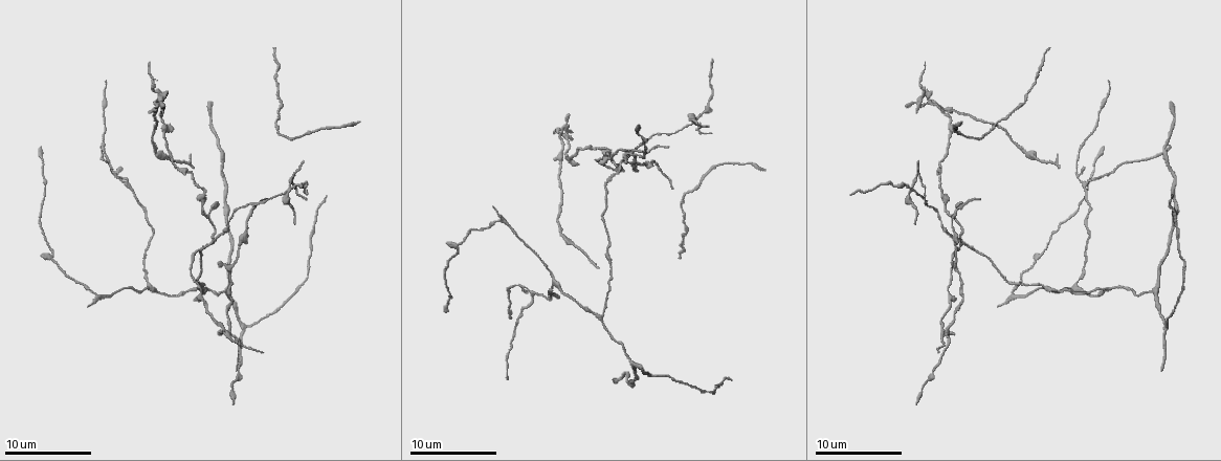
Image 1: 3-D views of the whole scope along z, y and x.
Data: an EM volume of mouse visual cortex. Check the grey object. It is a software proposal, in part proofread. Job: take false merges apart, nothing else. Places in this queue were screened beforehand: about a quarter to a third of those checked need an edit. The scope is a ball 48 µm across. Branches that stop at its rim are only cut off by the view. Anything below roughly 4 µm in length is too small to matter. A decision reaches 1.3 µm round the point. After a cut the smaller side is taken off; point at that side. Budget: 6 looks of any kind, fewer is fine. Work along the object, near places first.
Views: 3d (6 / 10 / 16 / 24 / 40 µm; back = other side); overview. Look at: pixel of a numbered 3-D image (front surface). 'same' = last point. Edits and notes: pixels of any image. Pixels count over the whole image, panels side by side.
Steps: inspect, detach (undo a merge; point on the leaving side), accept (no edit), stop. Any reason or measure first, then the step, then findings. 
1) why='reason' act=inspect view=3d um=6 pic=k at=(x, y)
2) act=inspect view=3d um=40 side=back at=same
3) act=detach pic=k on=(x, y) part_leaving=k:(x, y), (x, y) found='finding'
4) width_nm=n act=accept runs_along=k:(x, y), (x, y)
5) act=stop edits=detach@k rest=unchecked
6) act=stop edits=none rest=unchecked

why='three arms meet' act=inspect view=3d um=16 pic=1 at=(1154, 290)

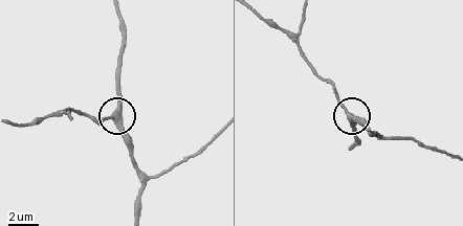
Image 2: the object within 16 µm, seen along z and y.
act=inspect view=3d um=6 pic=2 at=(118, 119)

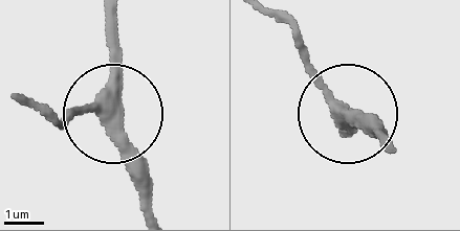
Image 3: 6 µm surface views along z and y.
side_arm_um=24 arms=3 act=accept found='continuous, no second cell'

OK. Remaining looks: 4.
why='looks like a crossing' act=inspect view=3d um=6 pic=1 at=(291, 183)

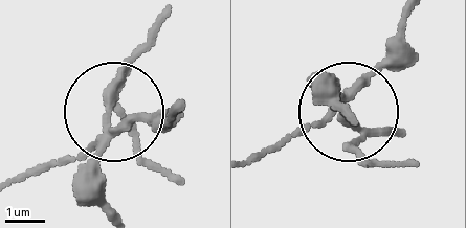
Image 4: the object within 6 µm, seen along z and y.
act=inspect view=3d um=6 side=back pic=4 at=(108, 117)

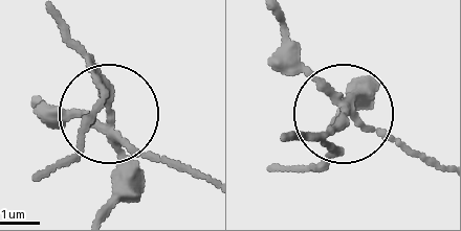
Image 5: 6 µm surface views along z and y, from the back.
side_arm_um=9 arms=4 act=detach pic=5 on=(113, 195) found='two cells meet here'

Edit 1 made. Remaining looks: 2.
act=inspect view=overview

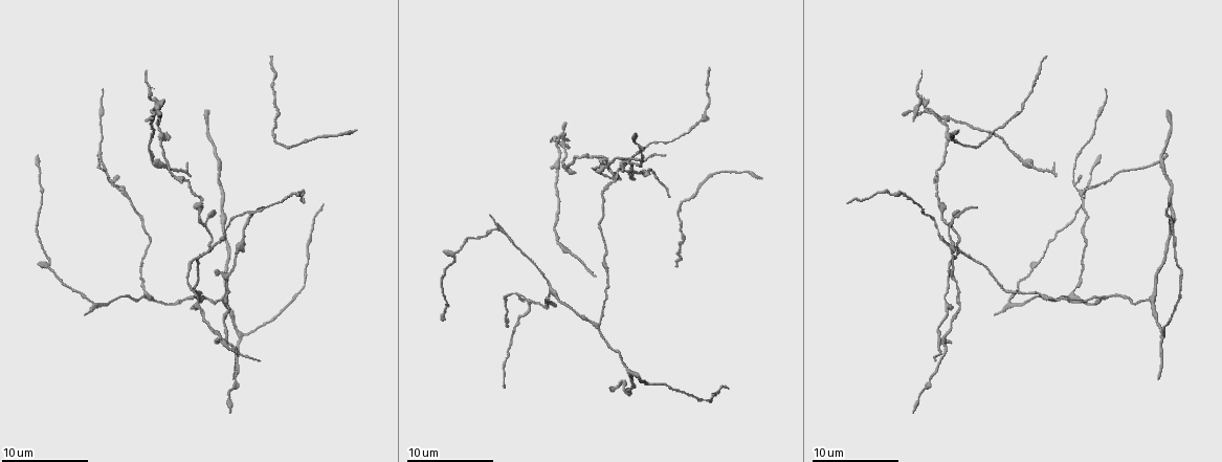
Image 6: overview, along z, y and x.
why='four arms meet' act=inspect view=3d um=6 pic=6 at=(610, 178)

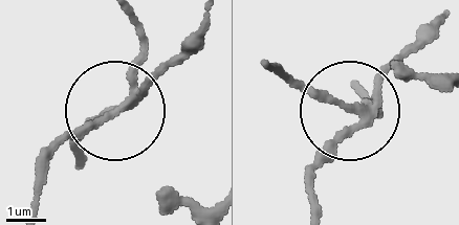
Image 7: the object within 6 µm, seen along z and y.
side_arm_um=39 act=detach pic=7 on=(141, 38) found='a second cell is stuck on'

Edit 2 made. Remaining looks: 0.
act=stop edits=detach@5,detach@7 rest=unchecked

